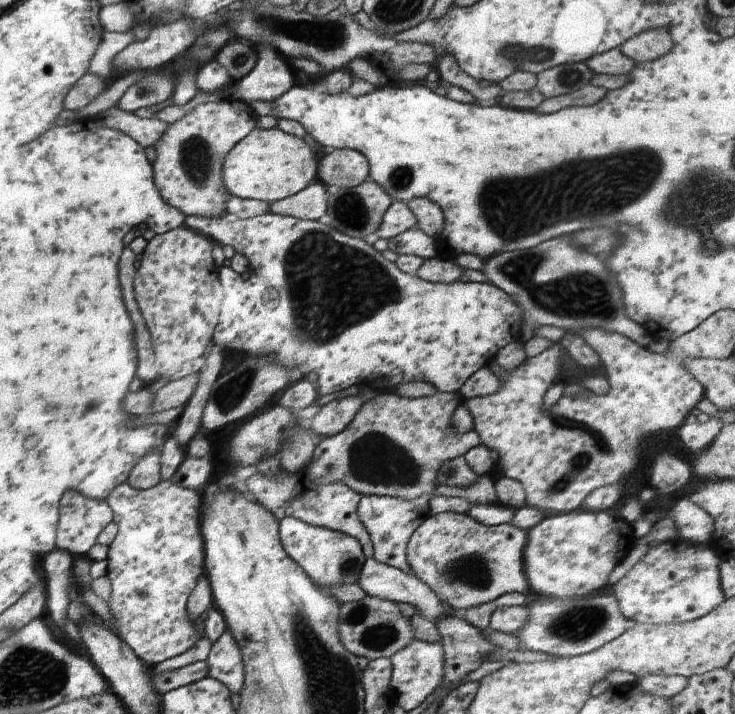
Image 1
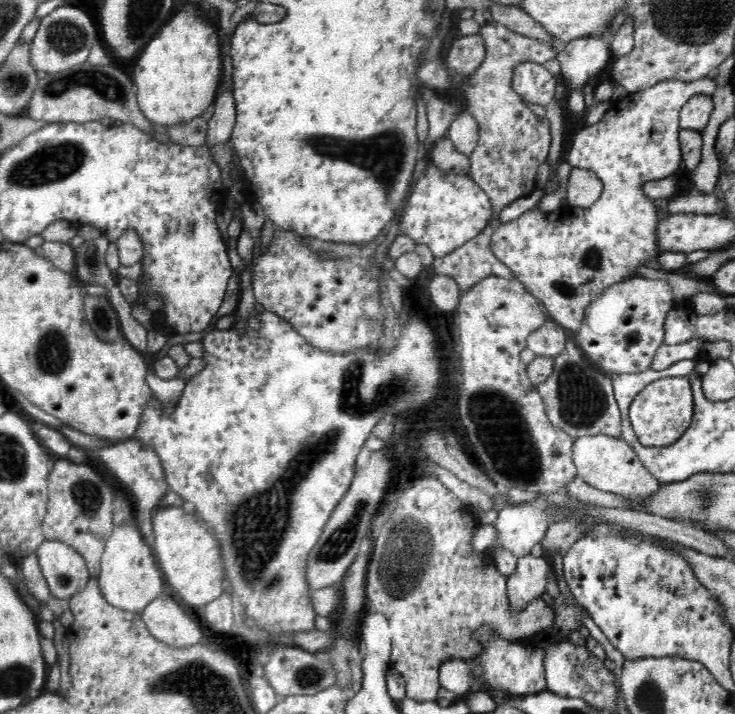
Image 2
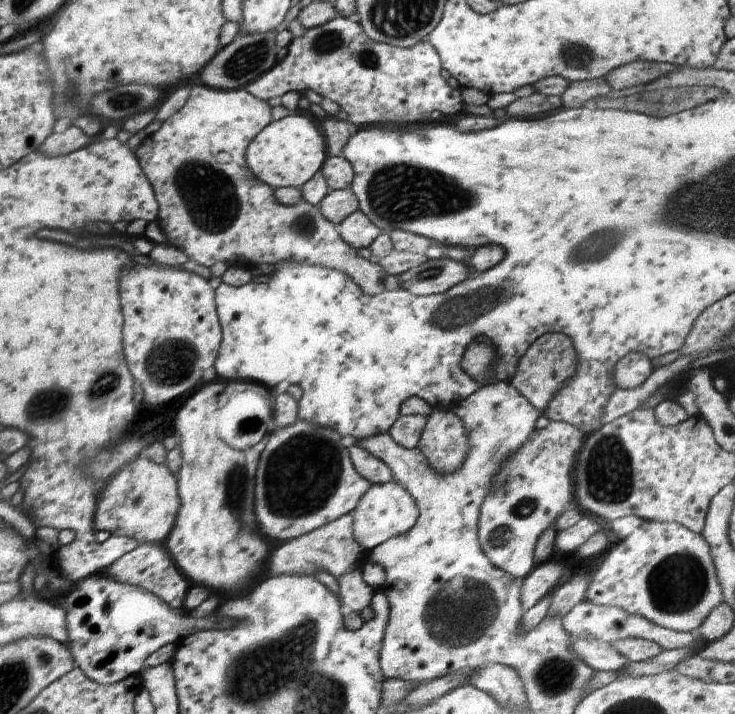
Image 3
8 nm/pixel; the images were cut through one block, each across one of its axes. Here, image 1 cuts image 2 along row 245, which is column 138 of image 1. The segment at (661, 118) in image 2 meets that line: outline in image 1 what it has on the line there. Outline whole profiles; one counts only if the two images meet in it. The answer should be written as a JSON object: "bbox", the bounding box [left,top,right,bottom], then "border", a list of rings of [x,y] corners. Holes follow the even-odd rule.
{"bbox":[104,480,205,668],"border":[[[171,480],[160,481],[146,490],[138,490],[127,482],[122,482],[106,498],[112,520],[118,526],[118,534],[110,542],[106,556],[106,576],[112,587],[107,605],[112,614],[112,622],[104,624],[116,628],[118,636],[143,660],[147,668],[153,668],[186,652],[201,638],[196,632],[195,624],[190,622],[186,606],[189,594],[205,573],[204,542],[200,532],[202,500],[203,497],[198,496],[196,490],[180,488]]]}

